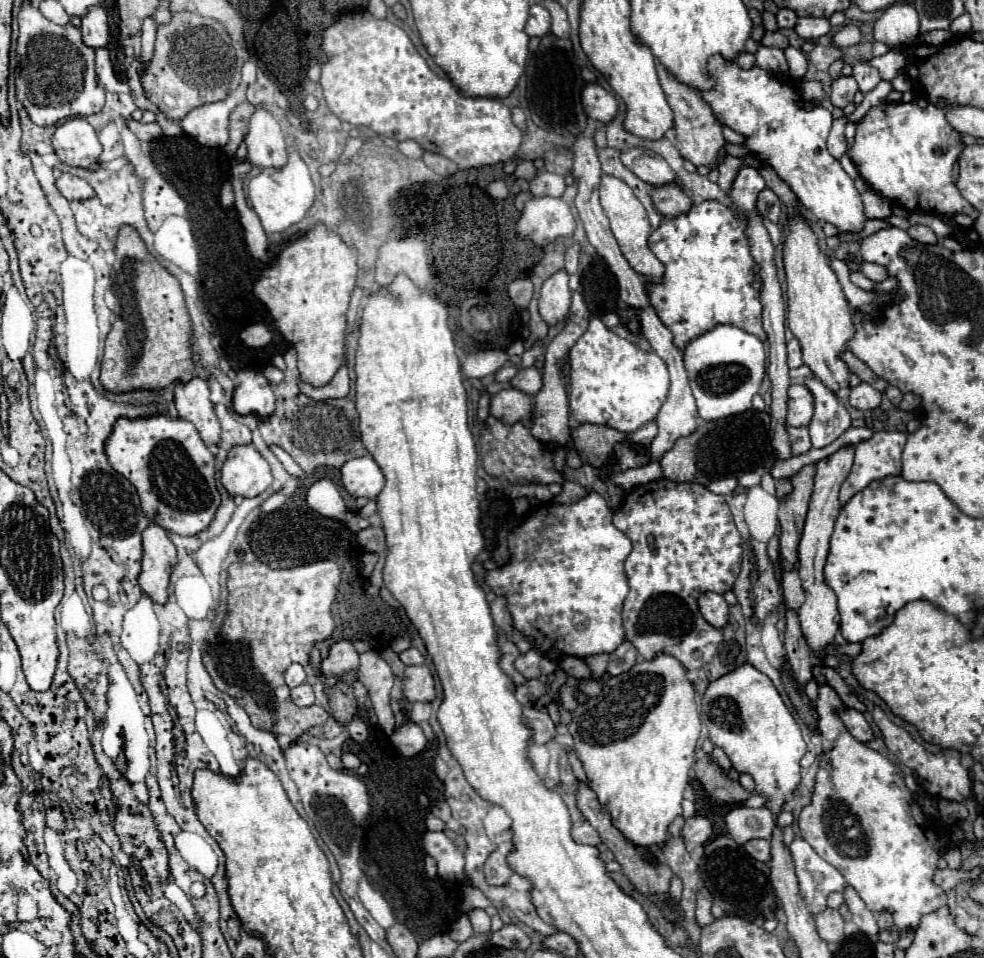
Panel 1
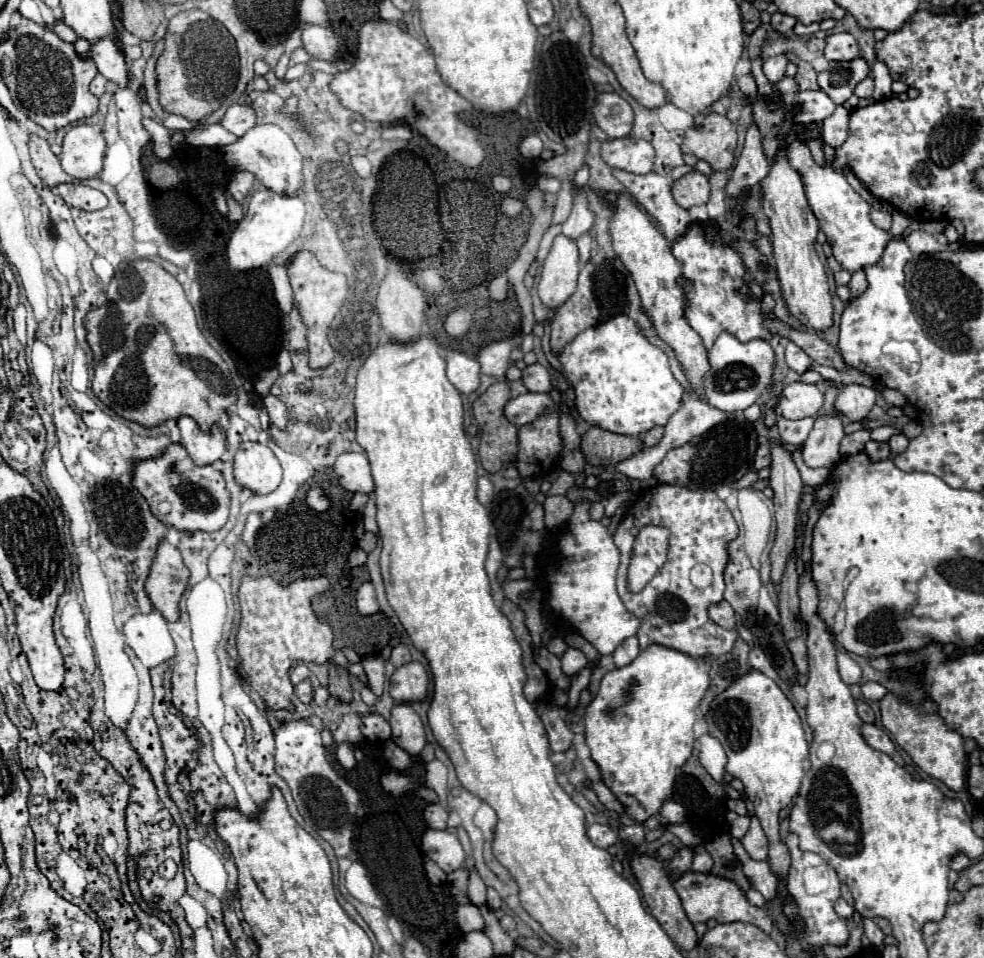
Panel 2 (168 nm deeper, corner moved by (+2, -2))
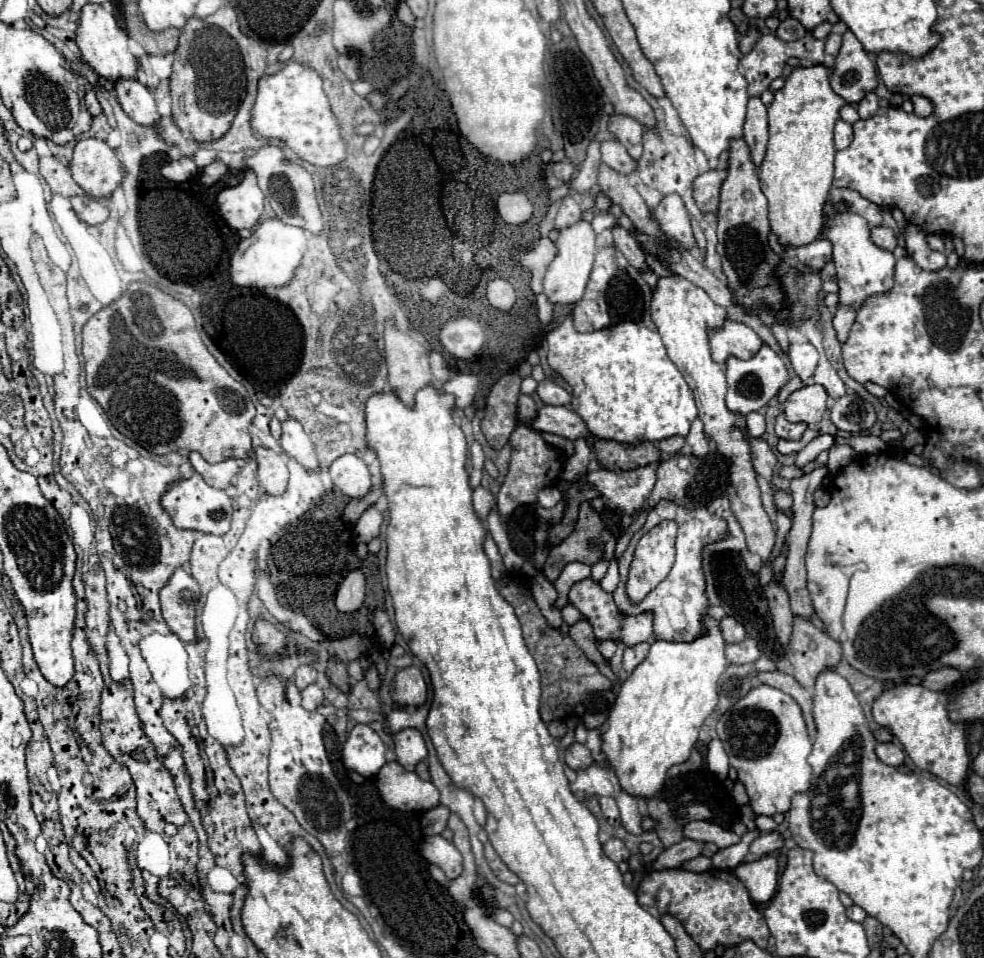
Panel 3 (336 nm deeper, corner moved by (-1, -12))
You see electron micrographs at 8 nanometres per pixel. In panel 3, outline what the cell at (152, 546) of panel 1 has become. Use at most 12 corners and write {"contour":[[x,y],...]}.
{"contour":[[178,569],[160,591],[168,627],[186,643],[194,625],[200,587]]}

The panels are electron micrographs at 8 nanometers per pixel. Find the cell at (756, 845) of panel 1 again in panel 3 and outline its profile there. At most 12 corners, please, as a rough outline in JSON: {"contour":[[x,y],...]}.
{"contour":[[770,831],[750,845],[748,861],[778,851],[784,839]]}

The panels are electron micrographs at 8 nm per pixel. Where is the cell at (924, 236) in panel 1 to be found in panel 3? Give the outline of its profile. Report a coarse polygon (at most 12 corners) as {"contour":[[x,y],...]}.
{"contour":[[916,225],[906,227],[906,251],[926,271],[946,267]]}

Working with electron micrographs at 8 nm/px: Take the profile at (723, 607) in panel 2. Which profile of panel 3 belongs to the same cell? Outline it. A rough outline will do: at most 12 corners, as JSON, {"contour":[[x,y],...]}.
{"contour":[[724,617],[722,633],[726,643],[746,639],[744,627],[734,617]]}

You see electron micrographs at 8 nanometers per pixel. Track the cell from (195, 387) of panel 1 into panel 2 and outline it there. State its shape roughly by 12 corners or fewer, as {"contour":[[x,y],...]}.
{"contour":[[181,415],[181,443],[197,465],[225,455],[219,425],[201,431],[197,421]]}

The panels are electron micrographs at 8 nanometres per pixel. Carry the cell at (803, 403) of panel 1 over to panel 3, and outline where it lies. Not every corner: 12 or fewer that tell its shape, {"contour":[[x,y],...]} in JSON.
{"contour":[[812,383],[782,403],[786,419],[818,423],[828,403],[826,389]]}

